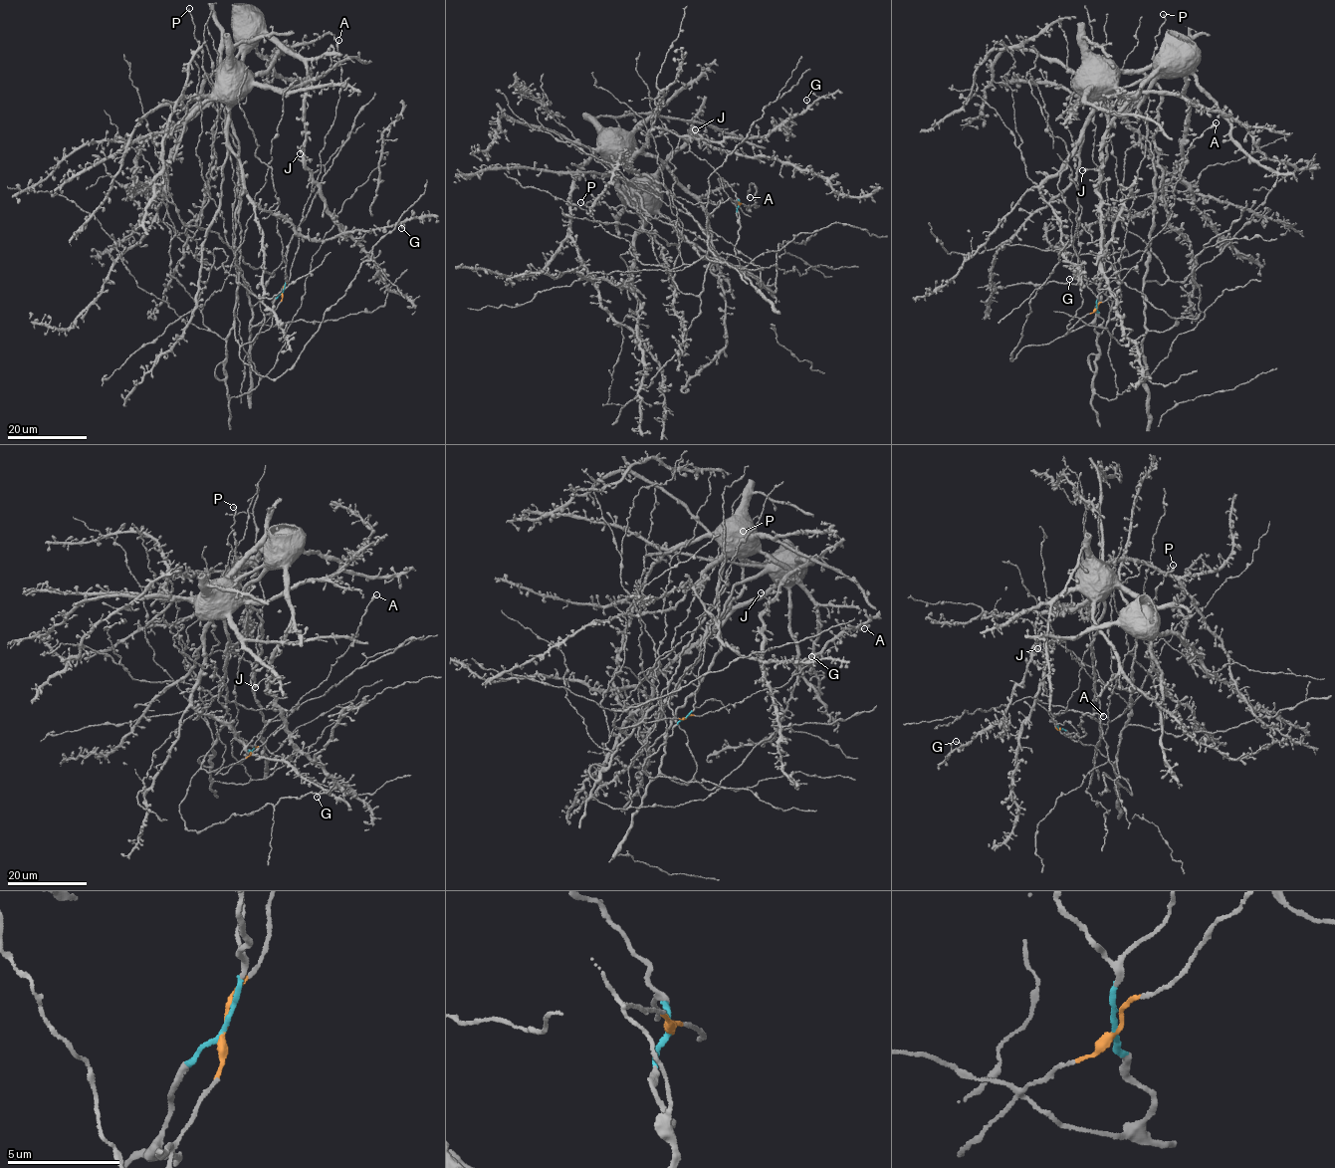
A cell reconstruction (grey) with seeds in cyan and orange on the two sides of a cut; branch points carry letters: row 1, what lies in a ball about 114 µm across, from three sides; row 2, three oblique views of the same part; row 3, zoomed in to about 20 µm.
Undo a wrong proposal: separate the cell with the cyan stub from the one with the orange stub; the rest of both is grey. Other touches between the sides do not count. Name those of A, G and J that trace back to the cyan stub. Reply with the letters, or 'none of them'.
J

